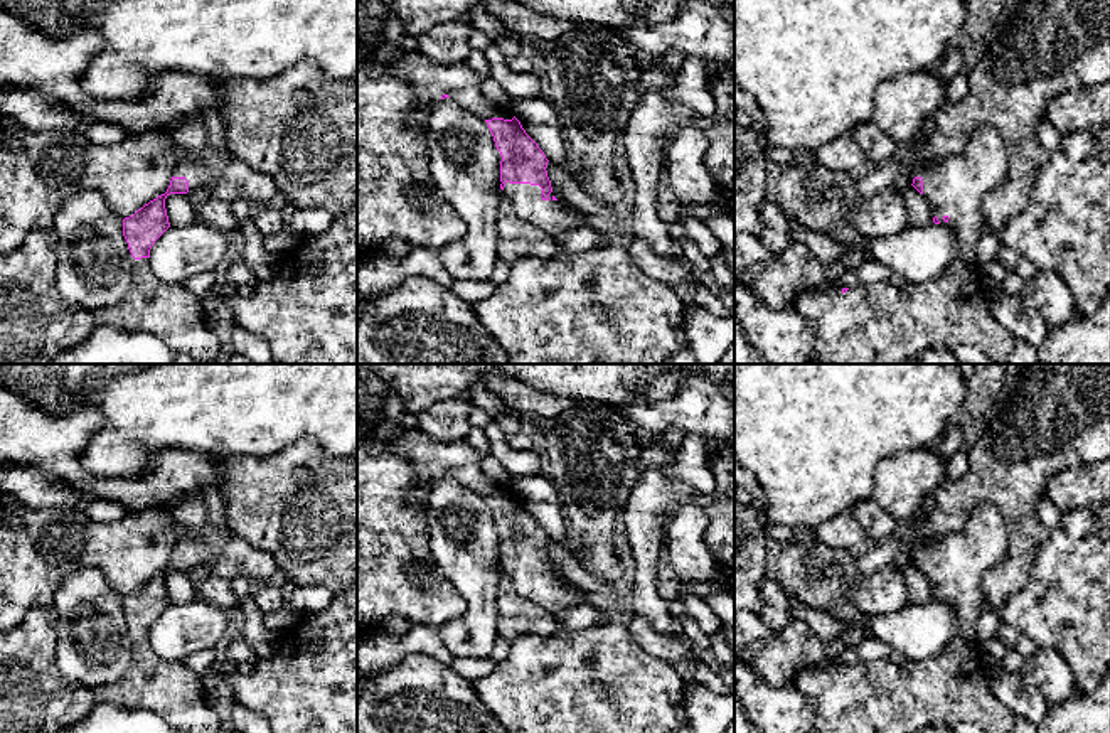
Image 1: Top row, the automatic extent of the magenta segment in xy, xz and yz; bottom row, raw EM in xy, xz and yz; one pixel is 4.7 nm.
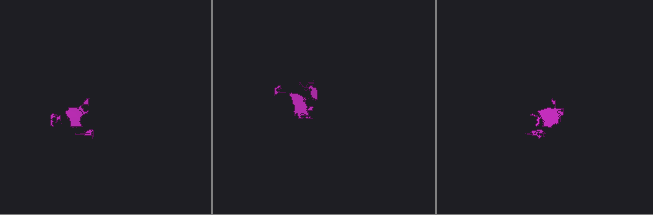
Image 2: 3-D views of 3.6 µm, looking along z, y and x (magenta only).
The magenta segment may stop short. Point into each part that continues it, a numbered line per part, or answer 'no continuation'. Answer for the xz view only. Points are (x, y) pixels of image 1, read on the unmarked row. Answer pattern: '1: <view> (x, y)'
1: xz (551, 593)

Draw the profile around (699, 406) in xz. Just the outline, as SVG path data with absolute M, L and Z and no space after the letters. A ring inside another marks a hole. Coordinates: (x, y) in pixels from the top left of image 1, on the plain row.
M367 364L367 367L391 386L401 399L404 413L419 415L438 401L470 401L470 388L488 369L500 369L537 391L561 394L590 403L616 406L632 423L647 431L664 435L682 430L686 435L702 435L711 441L726 441L734 447L734 399L723 393L726 381L711 379L701 372L680 377L677 393L659 403L648 403L633 394L633 389L648 377L684 372L697 364Z

